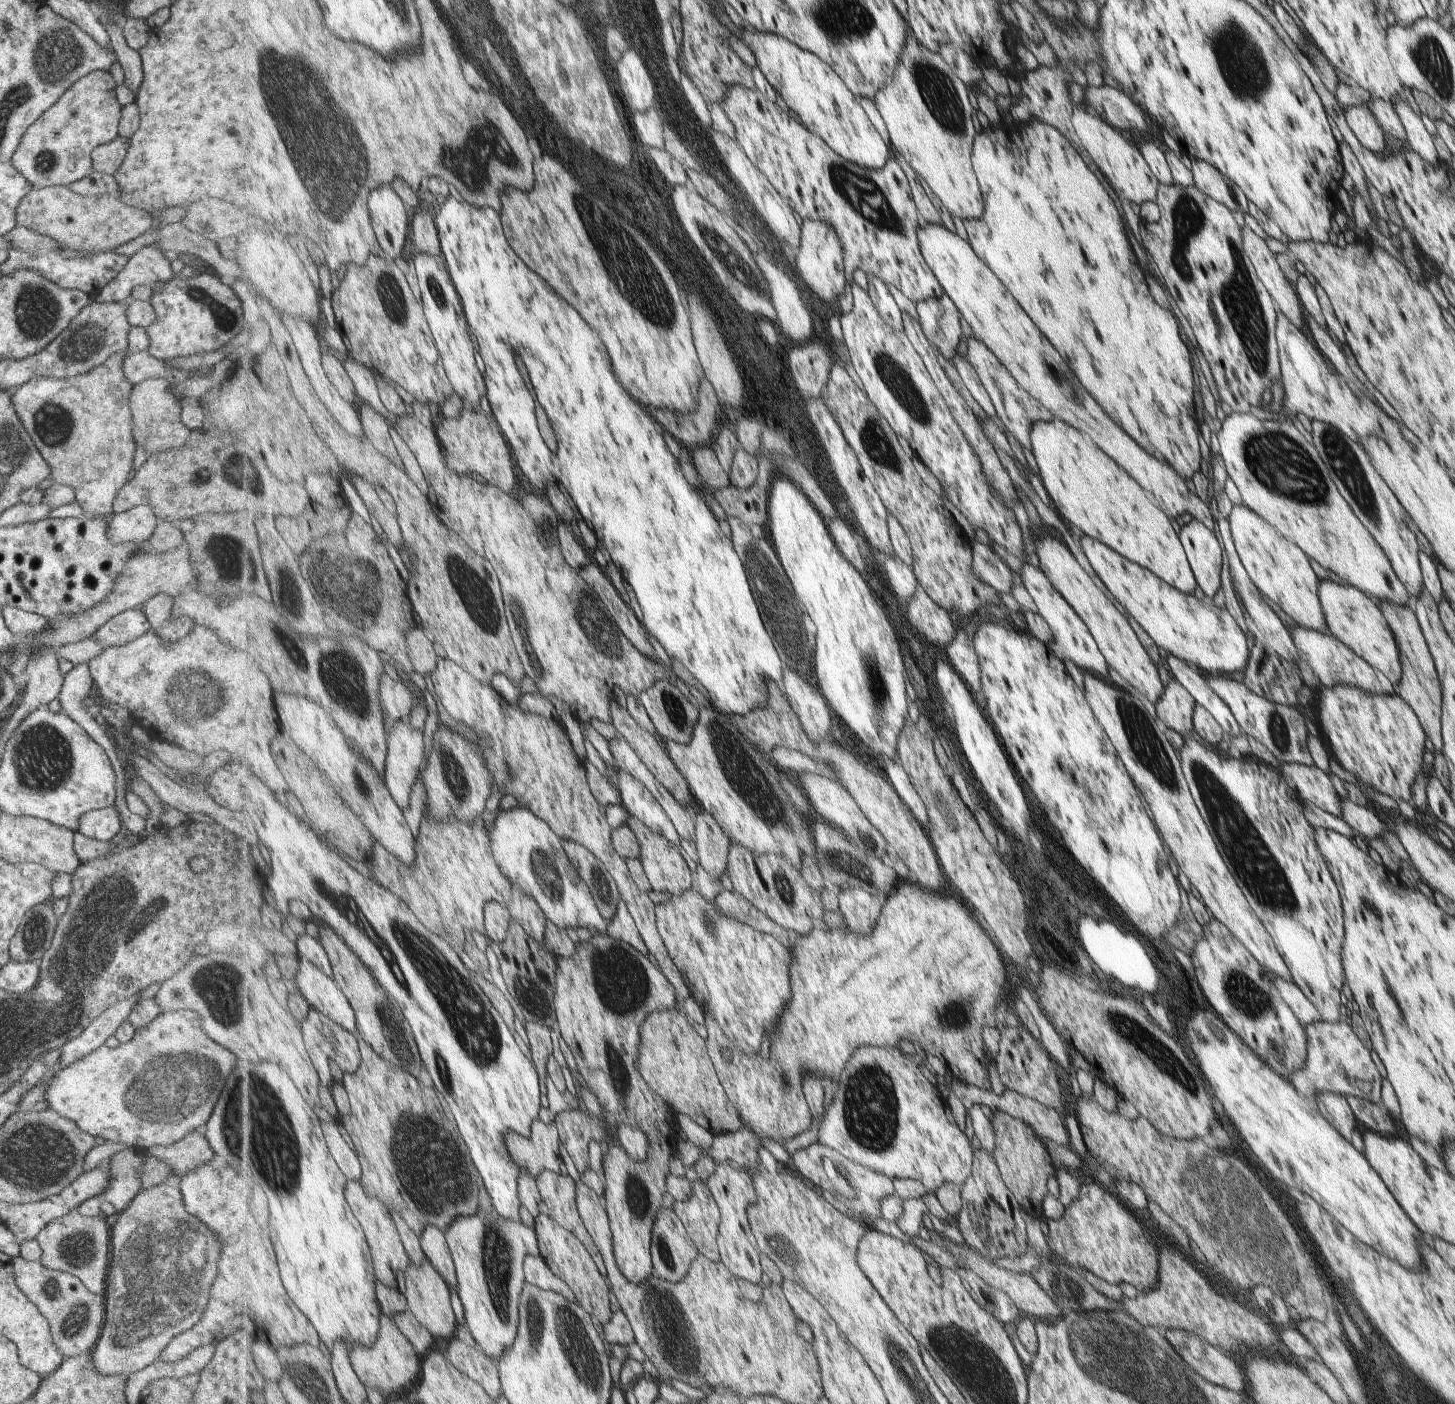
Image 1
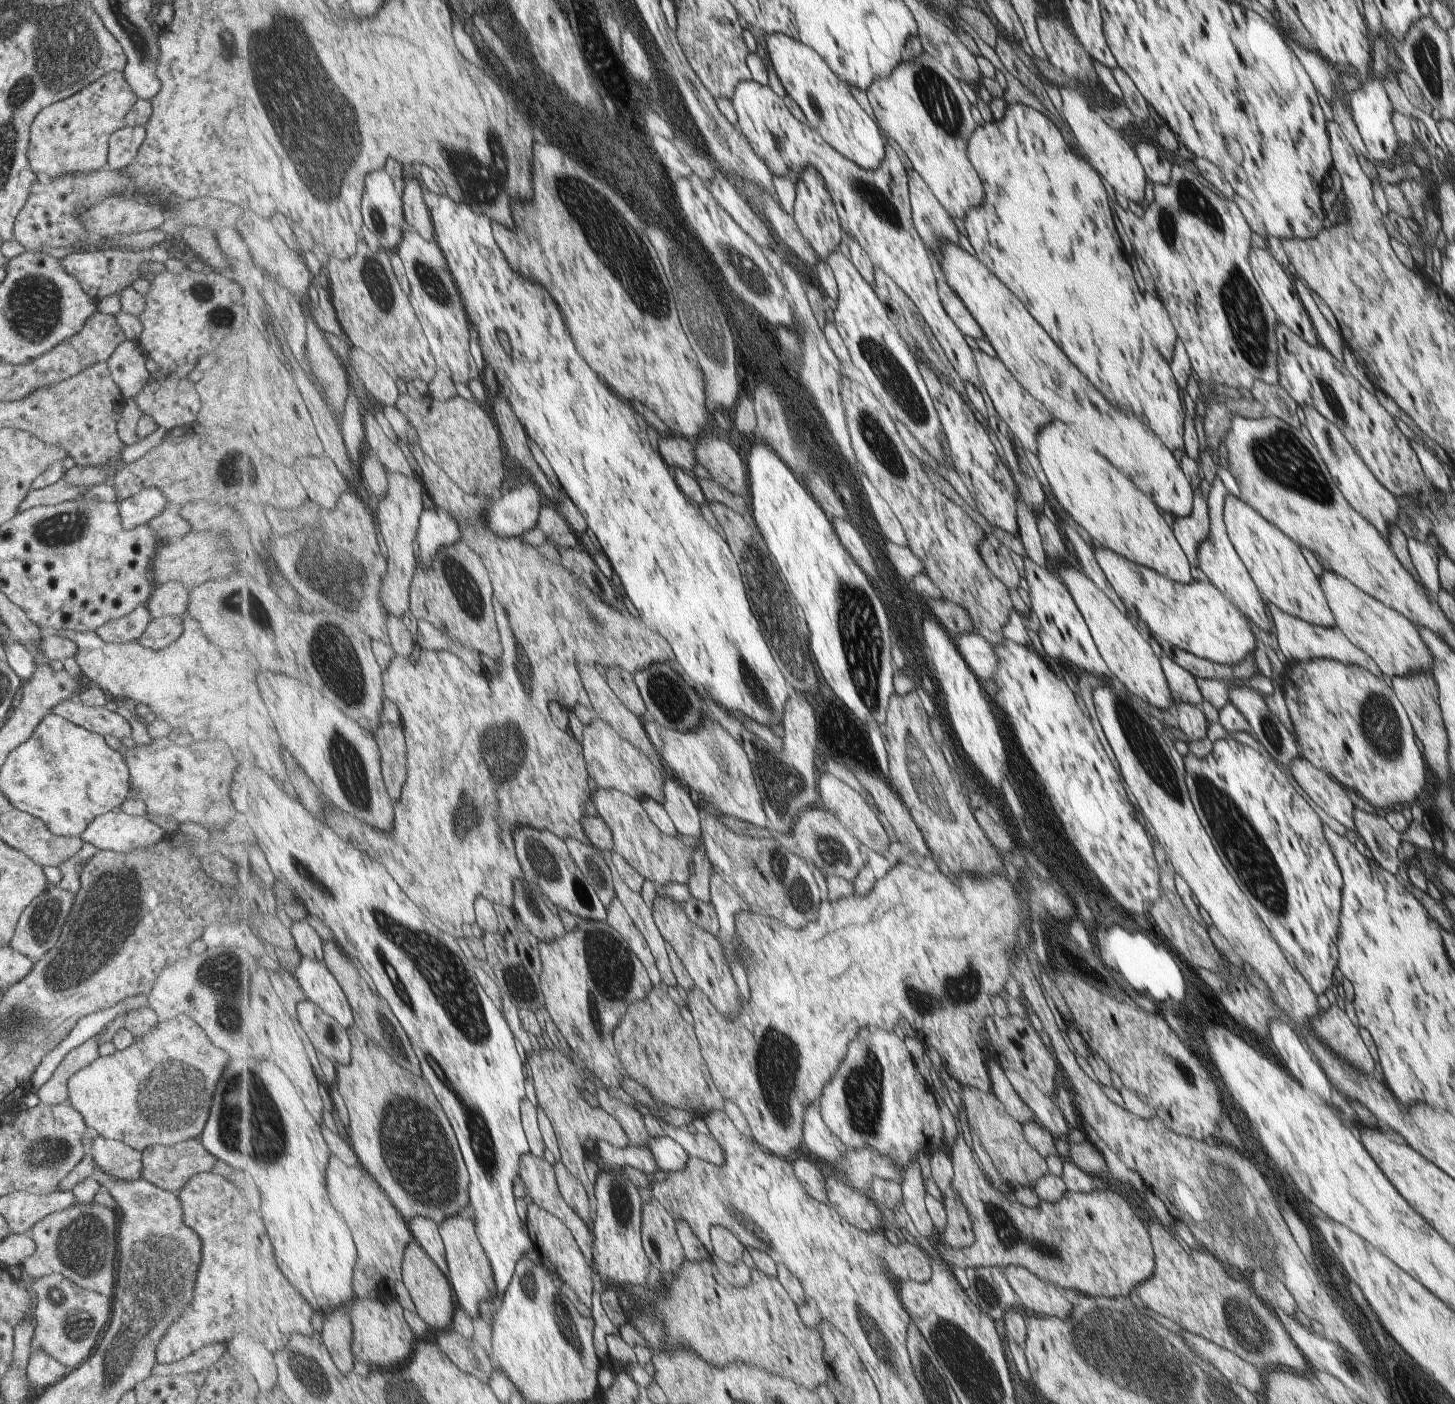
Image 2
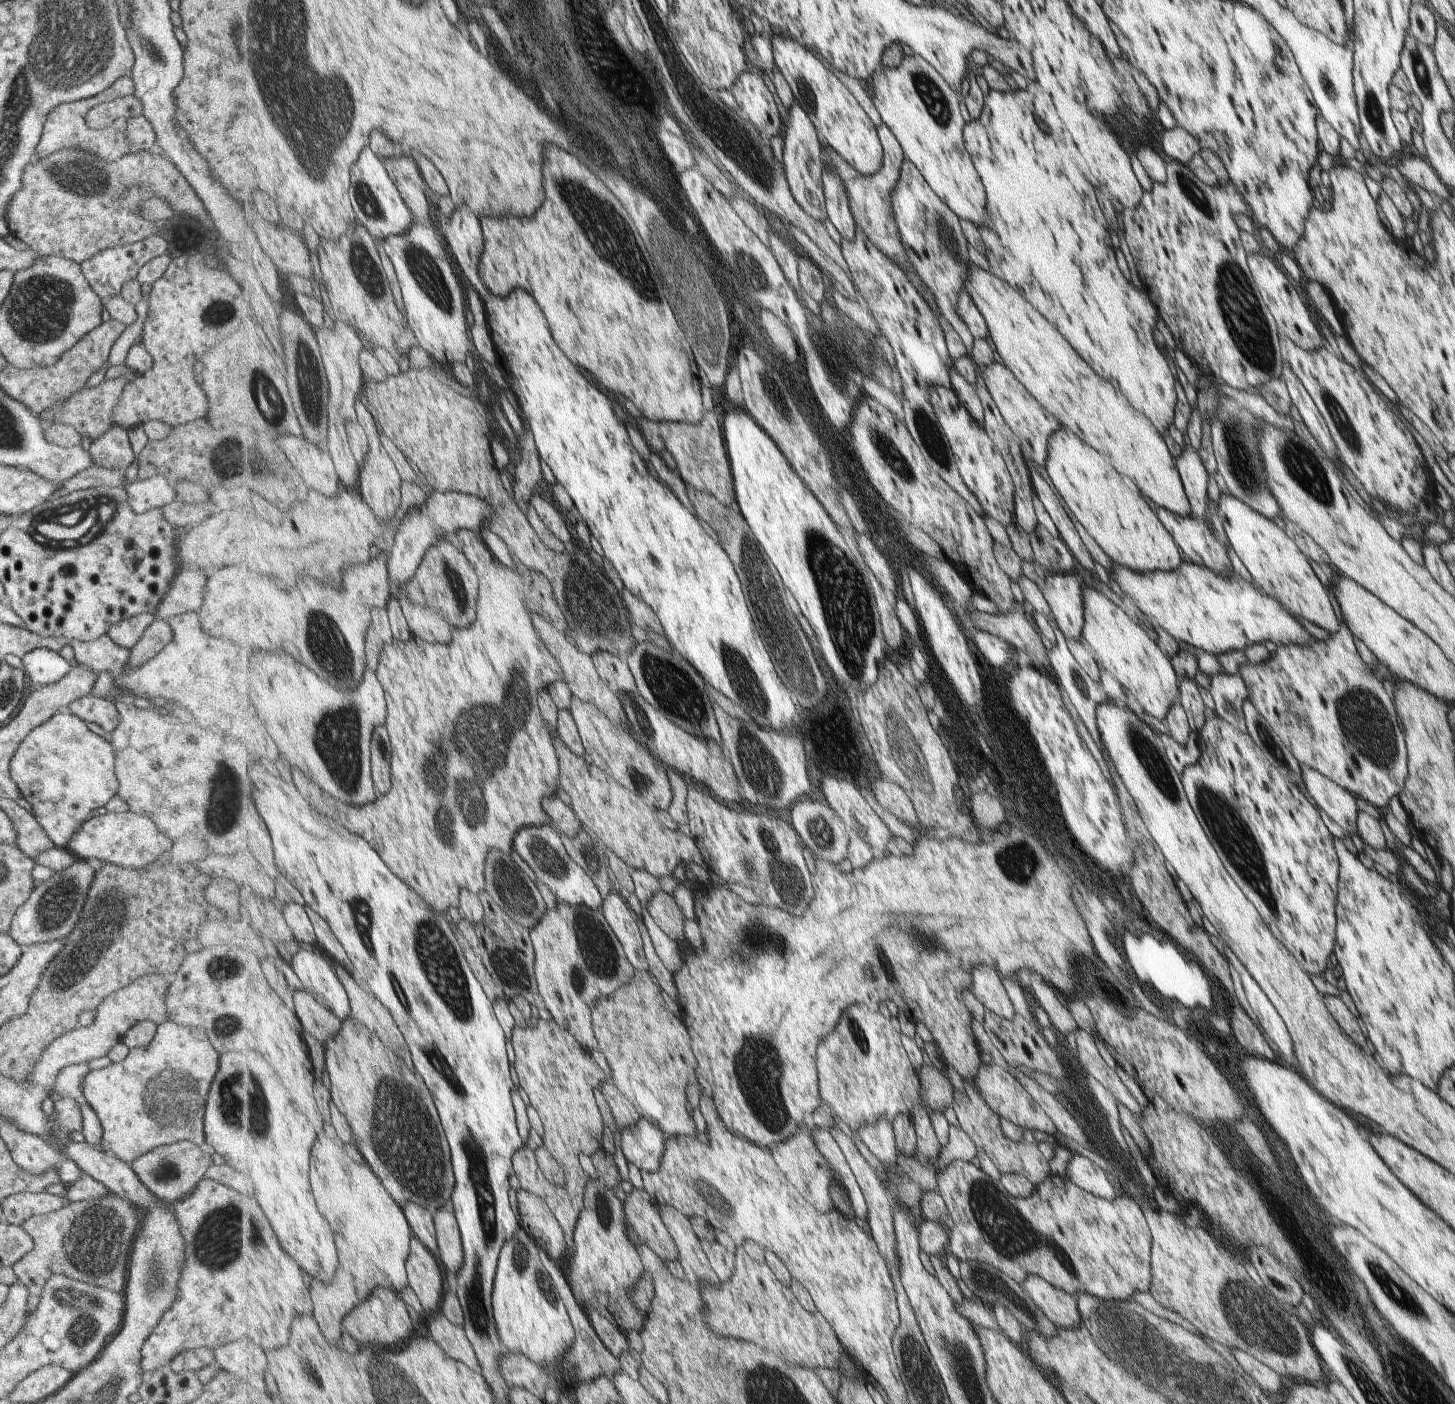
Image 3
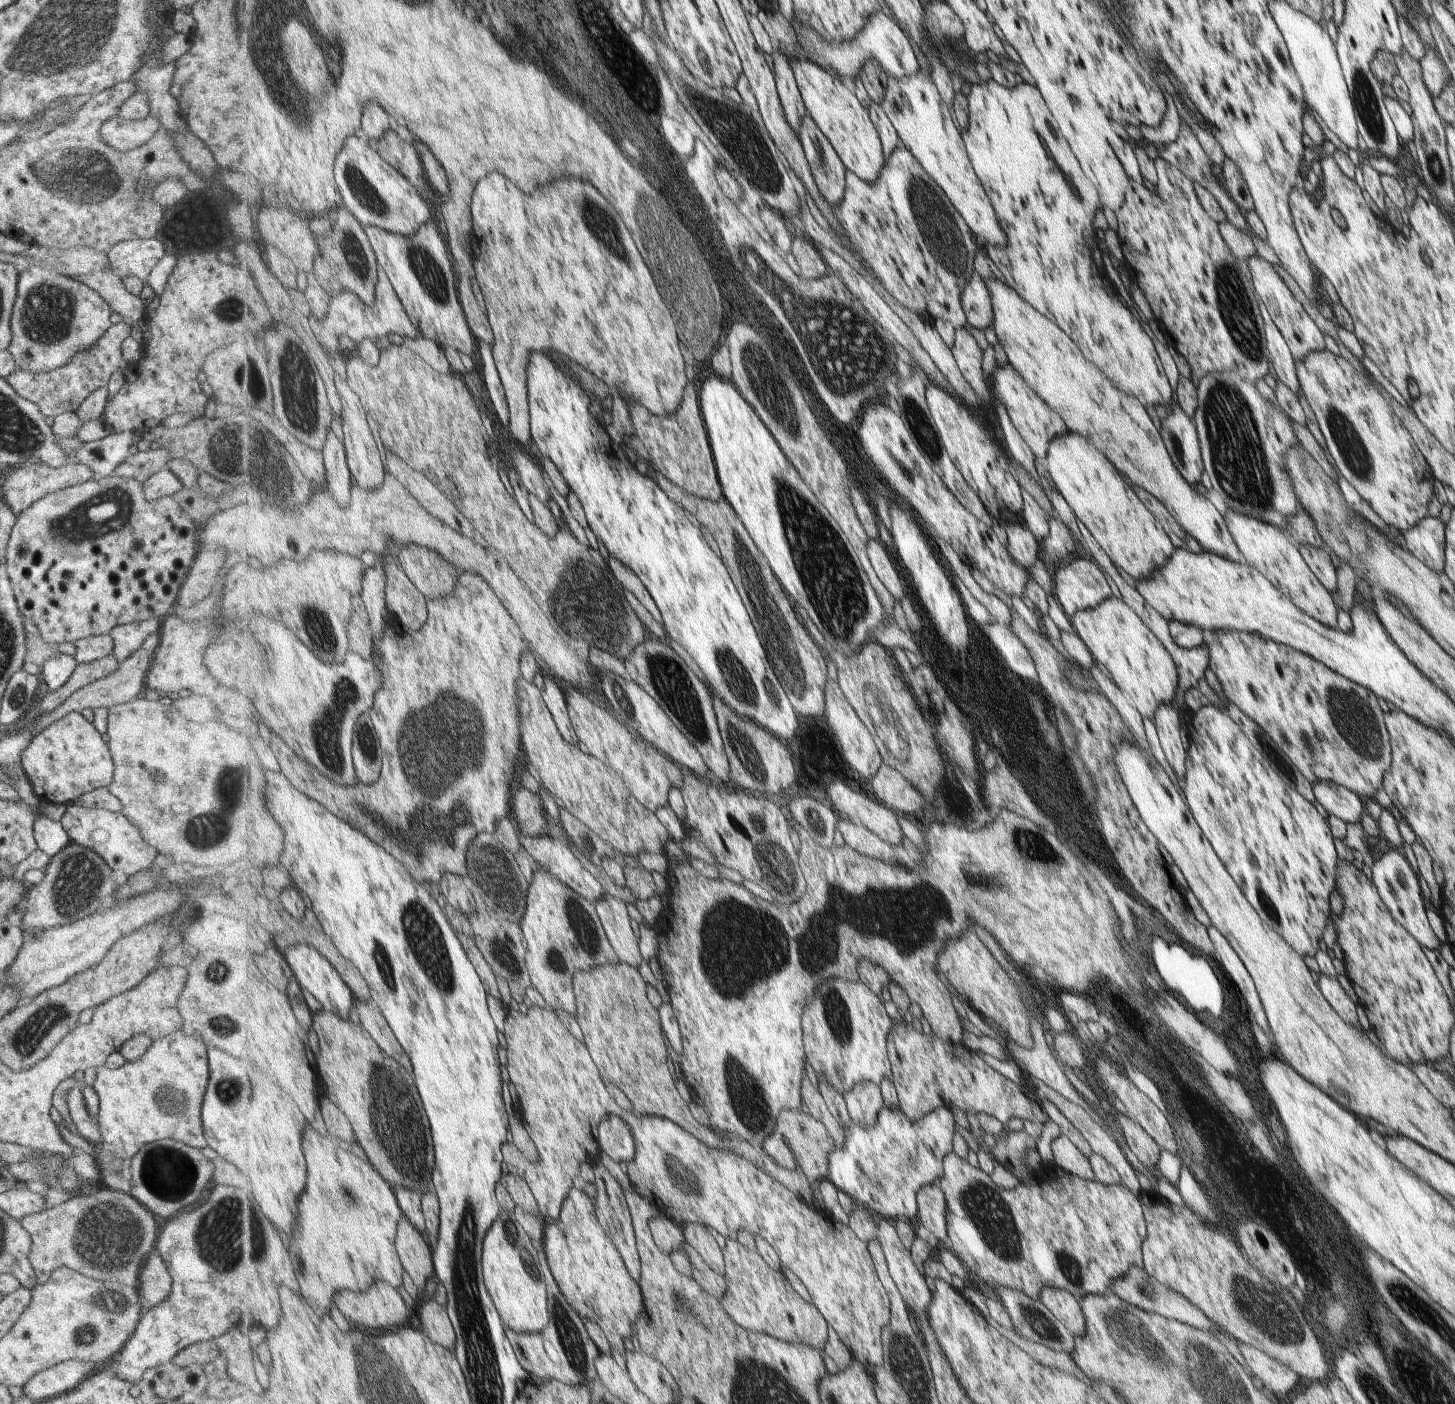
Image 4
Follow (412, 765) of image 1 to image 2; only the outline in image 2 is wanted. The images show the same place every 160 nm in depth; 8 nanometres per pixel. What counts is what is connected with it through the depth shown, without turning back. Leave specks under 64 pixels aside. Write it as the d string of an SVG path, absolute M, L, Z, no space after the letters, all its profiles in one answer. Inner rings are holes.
M385 720L376 732L382 752L382 773L391 798L398 803L408 781L408 744L401 724L393 725Z

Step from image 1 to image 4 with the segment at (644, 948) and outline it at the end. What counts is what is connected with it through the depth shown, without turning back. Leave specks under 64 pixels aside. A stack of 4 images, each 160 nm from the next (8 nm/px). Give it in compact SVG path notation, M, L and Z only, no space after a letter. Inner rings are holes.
M608 894L594 903L605 932L621 962L632 964L635 968L641 966L643 954L639 950L639 938L631 928L629 905Z

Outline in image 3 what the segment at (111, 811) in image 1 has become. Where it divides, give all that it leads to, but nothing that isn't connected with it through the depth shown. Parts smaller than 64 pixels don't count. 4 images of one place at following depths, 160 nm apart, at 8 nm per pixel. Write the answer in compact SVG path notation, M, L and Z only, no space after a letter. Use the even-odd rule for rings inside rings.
M125 811L93 815L71 835L66 845L73 854L77 854L79 860L97 858L99 861L116 864L123 870L135 871L155 860L161 852L169 850L170 841L159 832L155 821L149 816Z

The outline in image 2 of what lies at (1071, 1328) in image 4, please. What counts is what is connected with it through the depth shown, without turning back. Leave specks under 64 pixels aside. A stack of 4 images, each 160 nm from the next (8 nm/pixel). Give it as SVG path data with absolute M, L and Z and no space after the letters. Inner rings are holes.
M1009 1266L1001 1269L1007 1284L1016 1294L1019 1309L1023 1313L1060 1319L1071 1315L1073 1306L1053 1284L1037 1278L1023 1267Z

